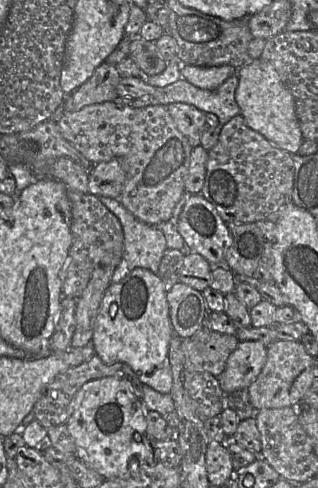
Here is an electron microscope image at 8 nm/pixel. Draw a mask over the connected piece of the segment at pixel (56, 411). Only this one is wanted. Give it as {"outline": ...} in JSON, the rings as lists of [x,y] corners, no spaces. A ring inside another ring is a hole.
{"outline":[[[95,354],[88,361],[85,361],[78,366],[71,367],[55,376],[55,378],[43,389],[33,406],[32,411],[35,419],[45,428],[66,424],[72,412],[72,401],[79,389],[90,380],[109,376],[125,378],[130,383],[134,395],[142,400],[143,384],[129,365],[126,363],[106,364]]]}

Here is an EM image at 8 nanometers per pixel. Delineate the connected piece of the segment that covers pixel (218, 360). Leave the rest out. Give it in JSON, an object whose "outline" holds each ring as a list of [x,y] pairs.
{"outline":[[[211,332],[206,341],[183,339],[182,351],[188,372],[208,372],[219,377],[239,340],[234,335]]]}

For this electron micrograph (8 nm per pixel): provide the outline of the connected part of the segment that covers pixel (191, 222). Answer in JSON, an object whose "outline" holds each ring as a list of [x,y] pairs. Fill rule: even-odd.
{"outline":[[[191,194],[179,215],[178,230],[183,237],[187,250],[196,252],[203,256],[211,265],[211,271],[213,267],[225,266],[225,253],[232,244],[232,238],[227,227],[227,223],[218,214],[215,207],[204,198],[202,194]]]}

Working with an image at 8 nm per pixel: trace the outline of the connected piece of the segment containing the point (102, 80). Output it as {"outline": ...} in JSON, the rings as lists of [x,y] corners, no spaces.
{"outline":[[[101,63],[86,82],[66,95],[63,110],[74,112],[91,104],[115,101],[118,98],[116,86],[120,79],[116,66]]]}

